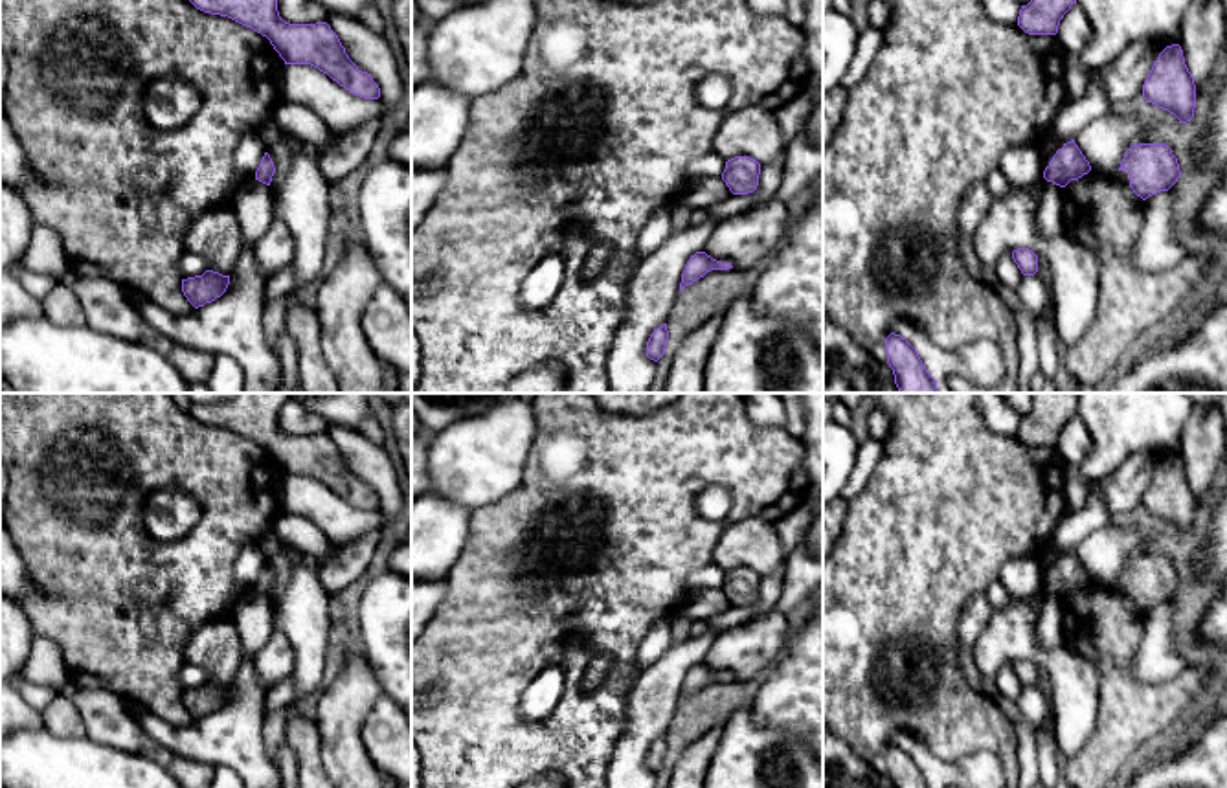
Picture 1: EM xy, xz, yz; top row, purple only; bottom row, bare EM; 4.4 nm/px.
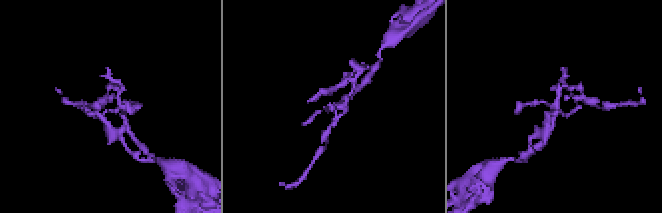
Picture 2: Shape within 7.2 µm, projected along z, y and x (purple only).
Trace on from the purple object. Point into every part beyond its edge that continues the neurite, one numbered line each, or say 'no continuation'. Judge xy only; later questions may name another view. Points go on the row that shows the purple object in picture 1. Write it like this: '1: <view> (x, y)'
no continuation

